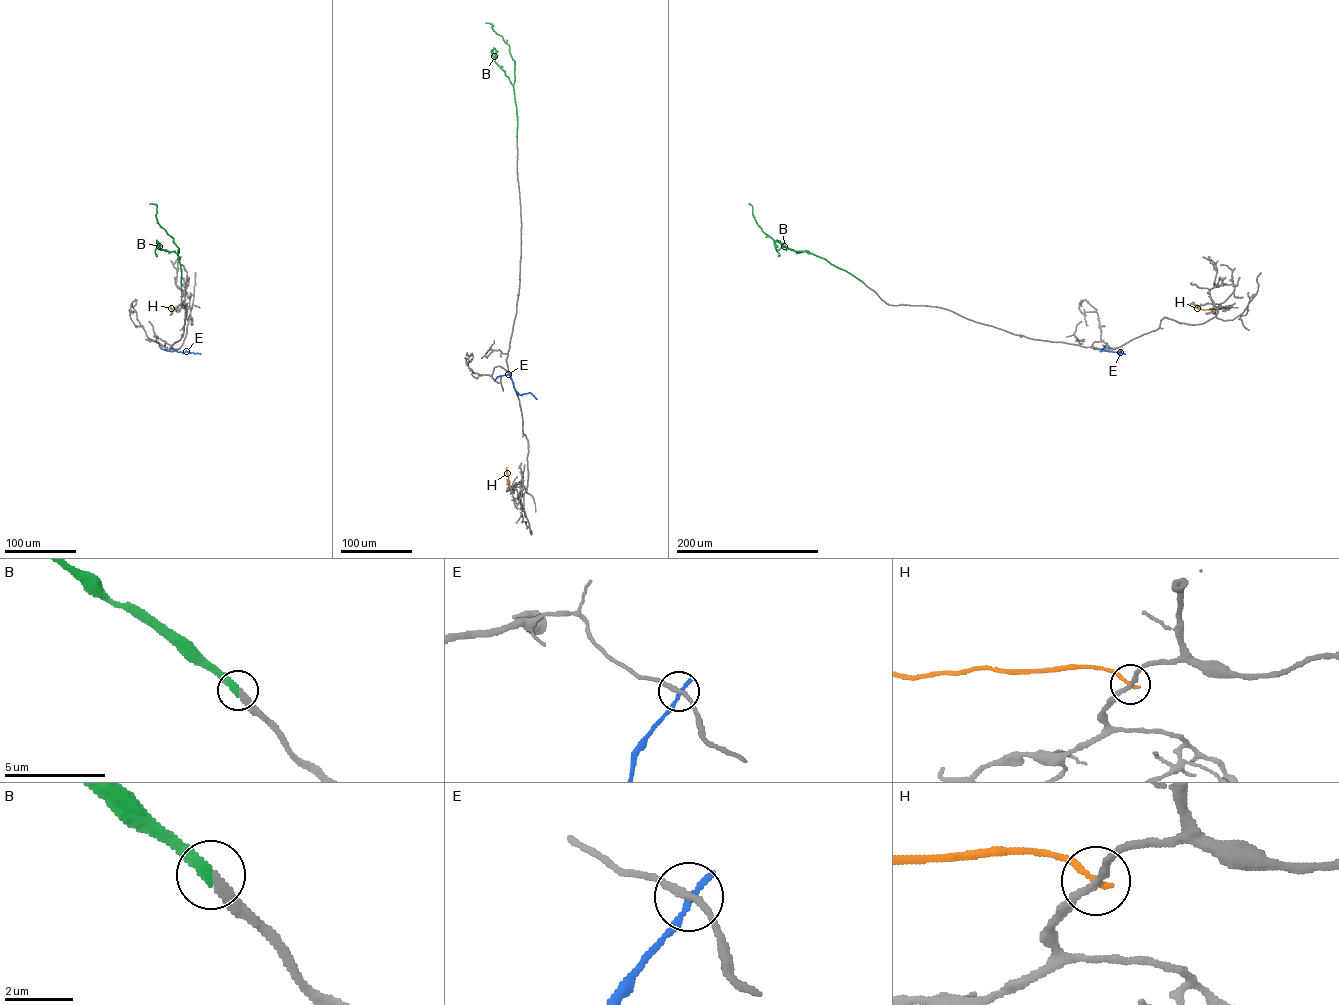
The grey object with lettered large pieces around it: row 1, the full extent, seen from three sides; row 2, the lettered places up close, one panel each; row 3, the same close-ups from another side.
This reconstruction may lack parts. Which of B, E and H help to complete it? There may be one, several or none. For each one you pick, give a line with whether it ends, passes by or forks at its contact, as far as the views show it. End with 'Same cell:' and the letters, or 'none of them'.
B: It ends there
Same cell: B

